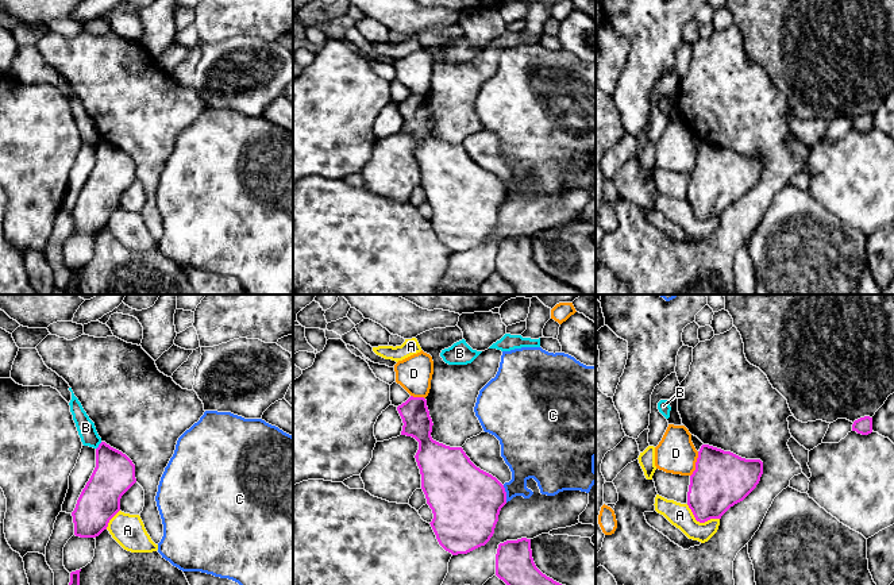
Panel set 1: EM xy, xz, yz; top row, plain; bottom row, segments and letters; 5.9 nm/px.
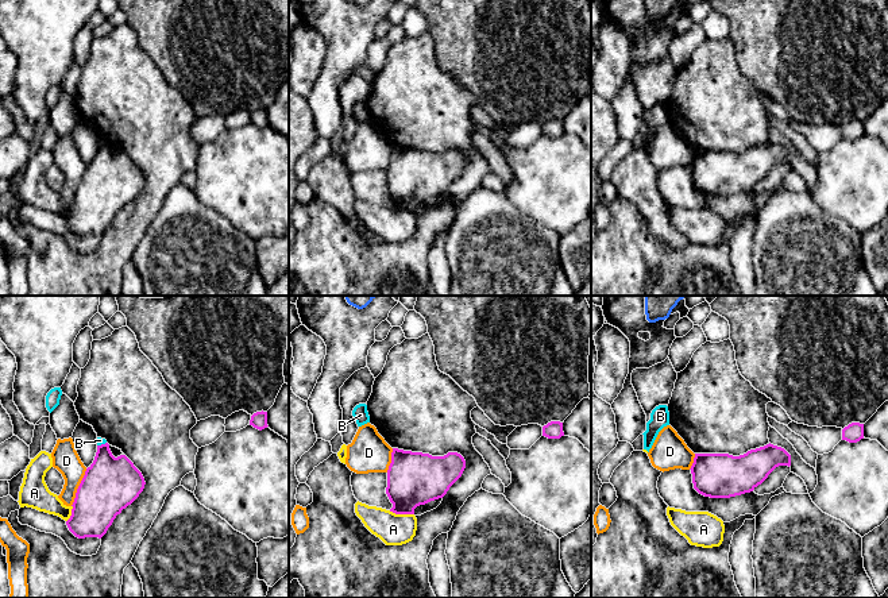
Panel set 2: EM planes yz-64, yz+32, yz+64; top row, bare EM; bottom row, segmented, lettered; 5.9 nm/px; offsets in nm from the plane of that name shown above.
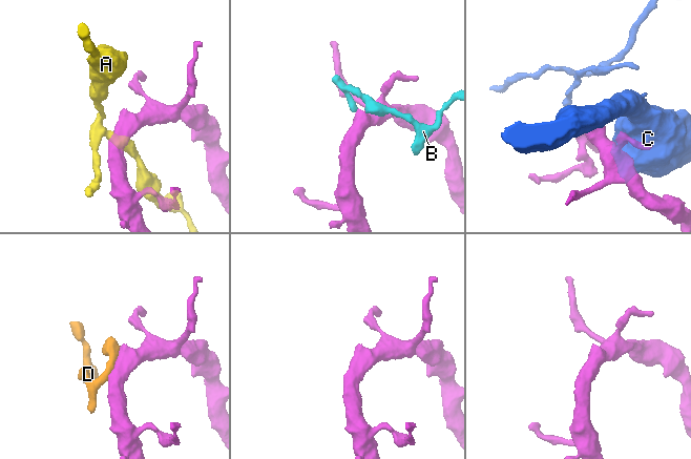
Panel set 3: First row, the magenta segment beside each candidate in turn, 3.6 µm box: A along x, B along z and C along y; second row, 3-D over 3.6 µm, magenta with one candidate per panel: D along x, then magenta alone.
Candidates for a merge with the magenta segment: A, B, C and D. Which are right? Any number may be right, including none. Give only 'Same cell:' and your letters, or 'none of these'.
Same cell: none of these

